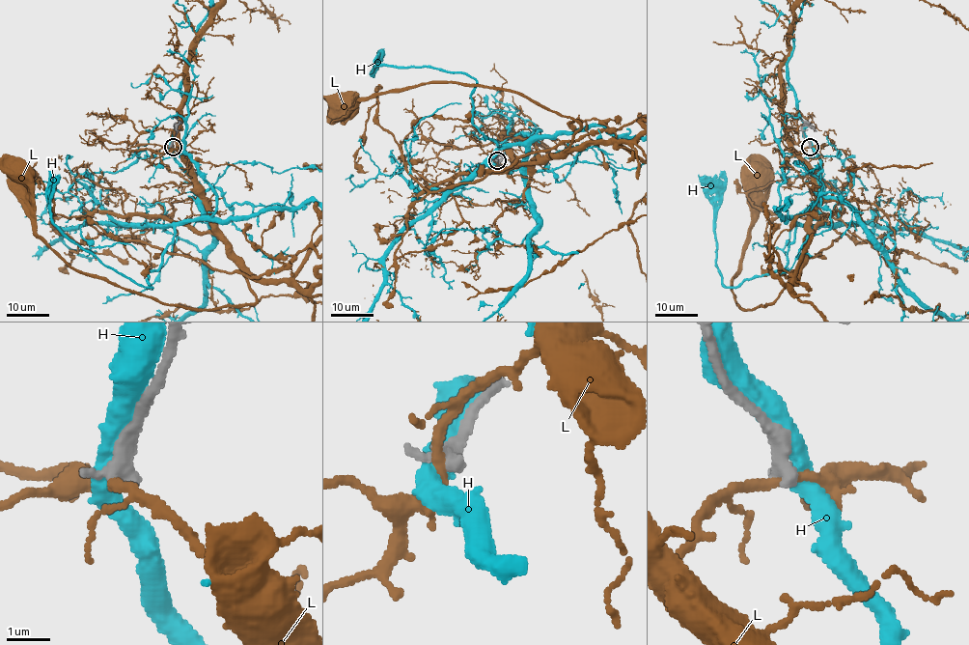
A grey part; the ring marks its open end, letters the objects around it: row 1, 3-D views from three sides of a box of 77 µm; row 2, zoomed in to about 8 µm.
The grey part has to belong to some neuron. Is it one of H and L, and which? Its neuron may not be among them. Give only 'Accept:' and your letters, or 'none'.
Accept: none

